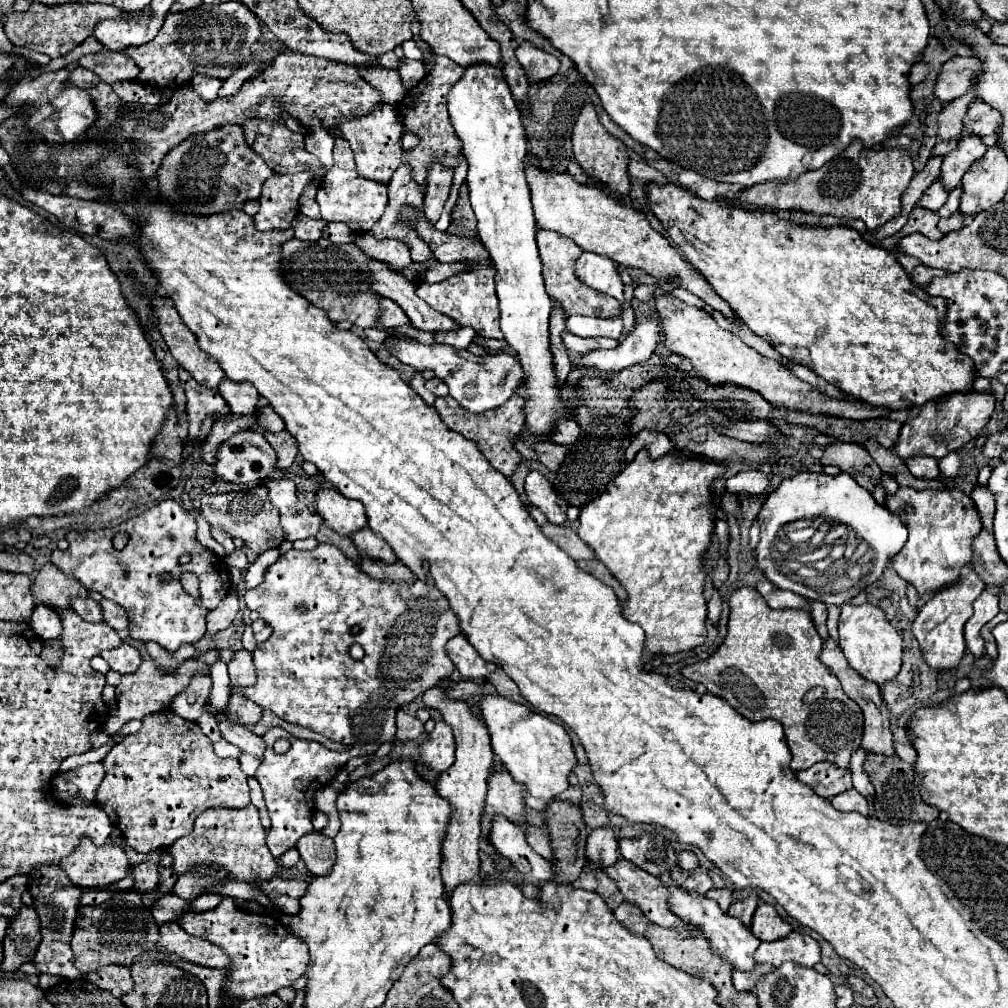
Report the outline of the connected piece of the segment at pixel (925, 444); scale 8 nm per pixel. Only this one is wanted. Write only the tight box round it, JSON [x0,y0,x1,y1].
[892,391,994,461]

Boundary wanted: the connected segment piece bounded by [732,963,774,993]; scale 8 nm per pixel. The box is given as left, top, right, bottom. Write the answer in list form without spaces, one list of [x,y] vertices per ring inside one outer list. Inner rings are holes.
[[[756,963],[754,971],[738,971],[734,969],[732,973],[732,983],[738,991],[750,991],[750,993],[756,993],[756,983],[762,979],[762,975],[774,971],[772,965],[764,965],[764,963]]]

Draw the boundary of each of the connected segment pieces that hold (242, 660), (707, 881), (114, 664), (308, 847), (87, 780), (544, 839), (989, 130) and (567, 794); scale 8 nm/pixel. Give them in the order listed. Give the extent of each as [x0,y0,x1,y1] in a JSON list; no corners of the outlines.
[[228,649,256,687],[680,871,712,895],[100,643,142,675],[296,831,336,875],[58,763,104,801],[526,827,552,861],[964,101,1002,137],[558,777,582,803]]

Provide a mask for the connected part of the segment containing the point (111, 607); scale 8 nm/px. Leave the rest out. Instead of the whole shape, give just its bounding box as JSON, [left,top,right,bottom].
[100,599,128,631]

